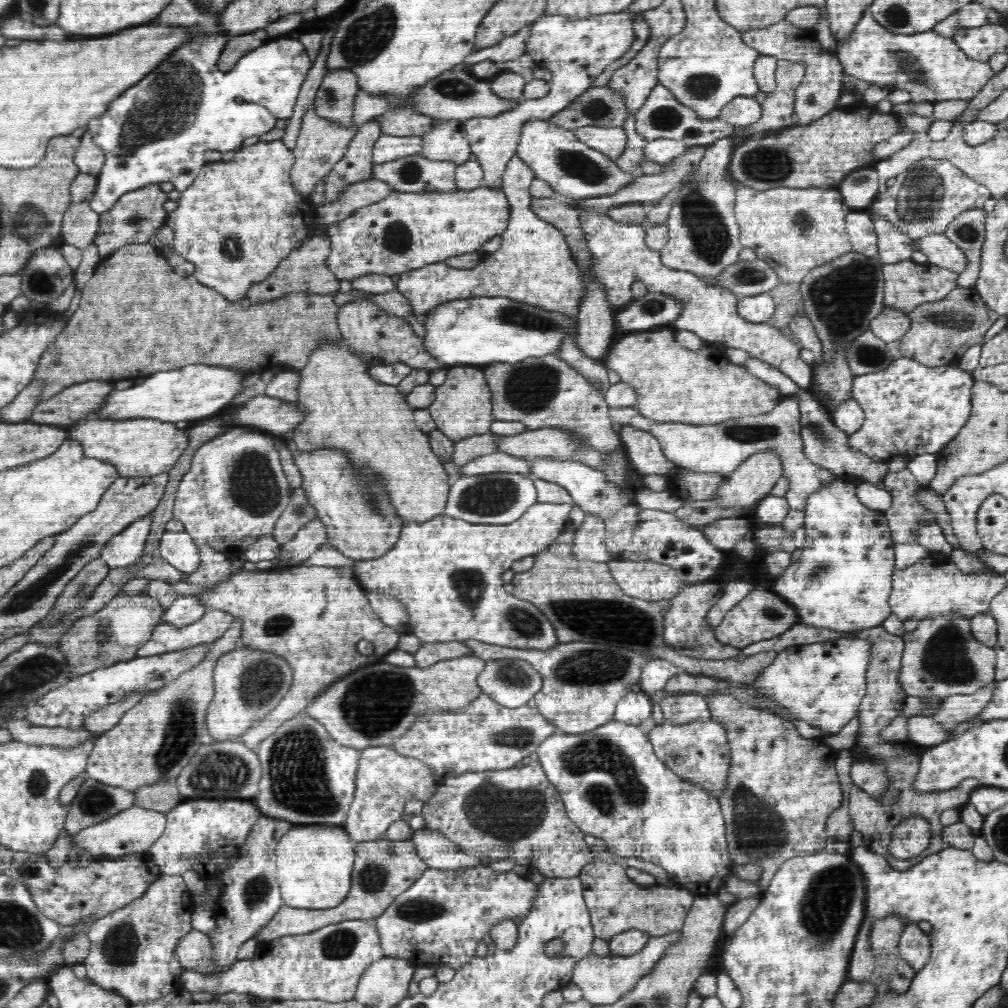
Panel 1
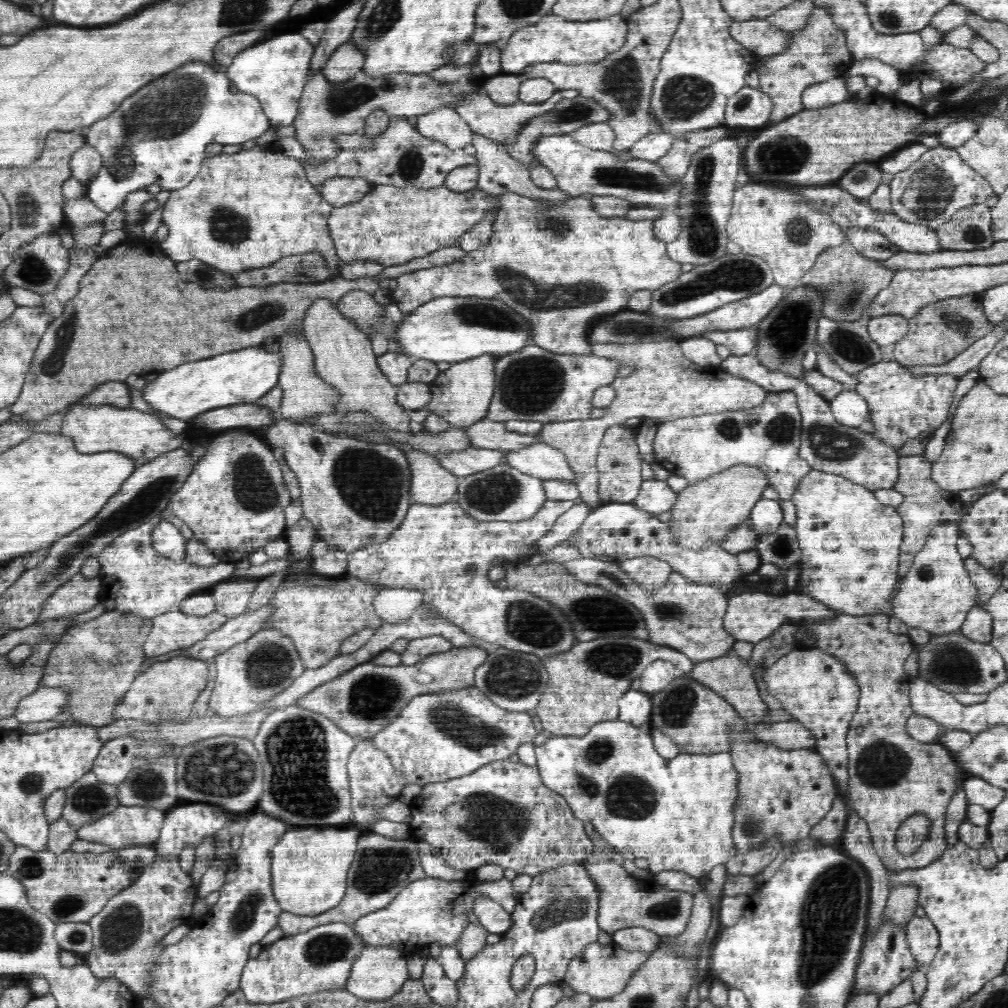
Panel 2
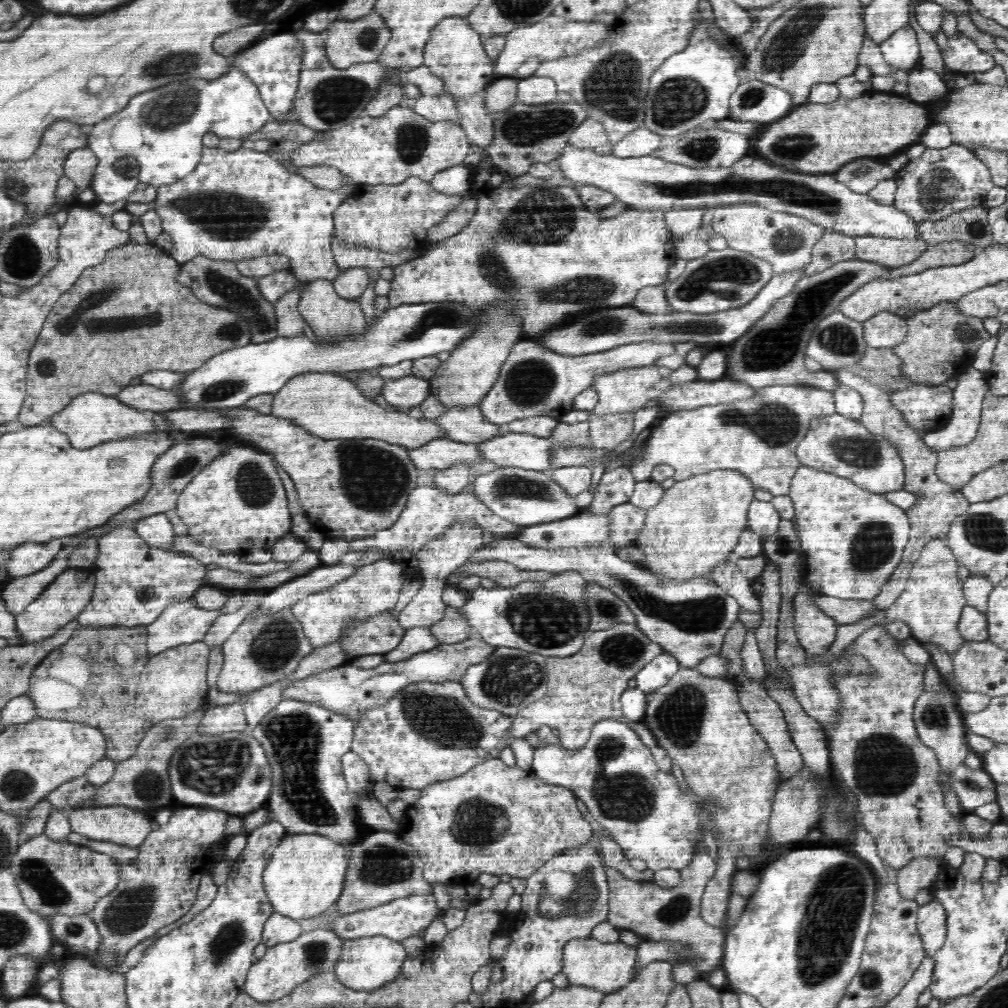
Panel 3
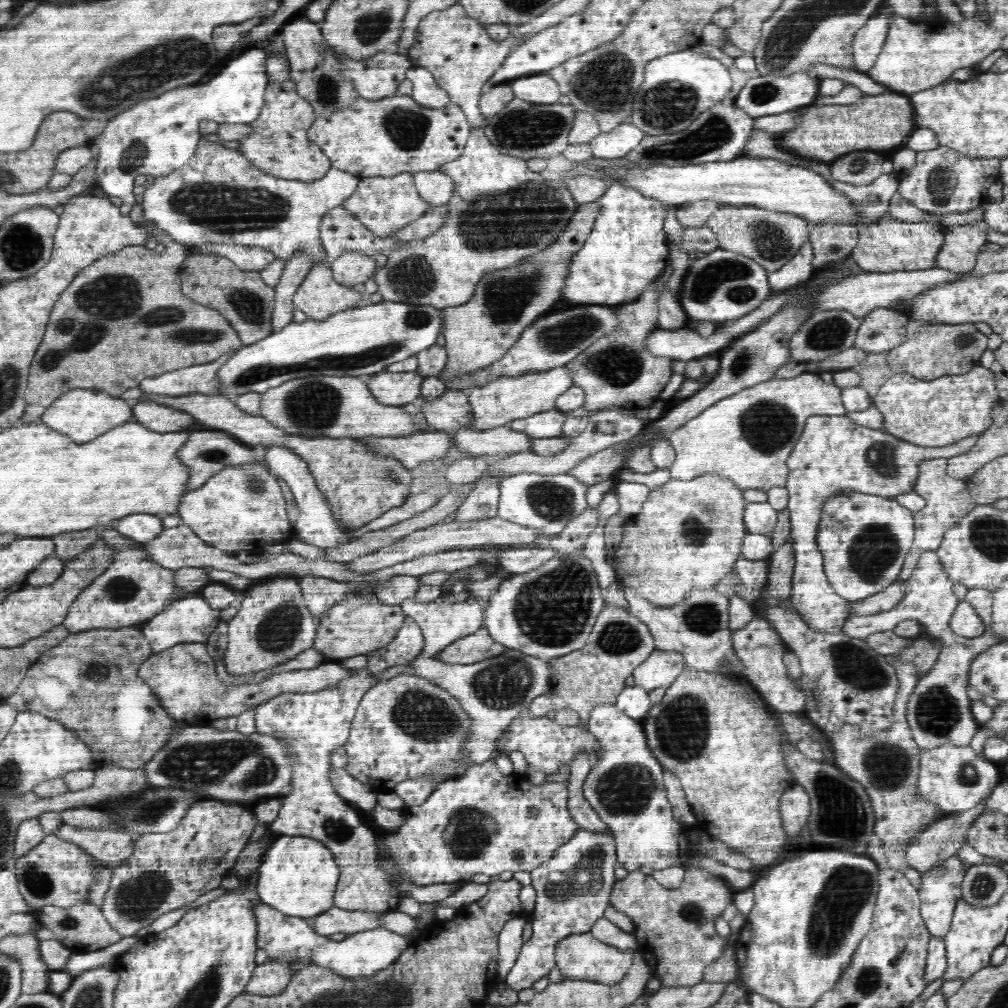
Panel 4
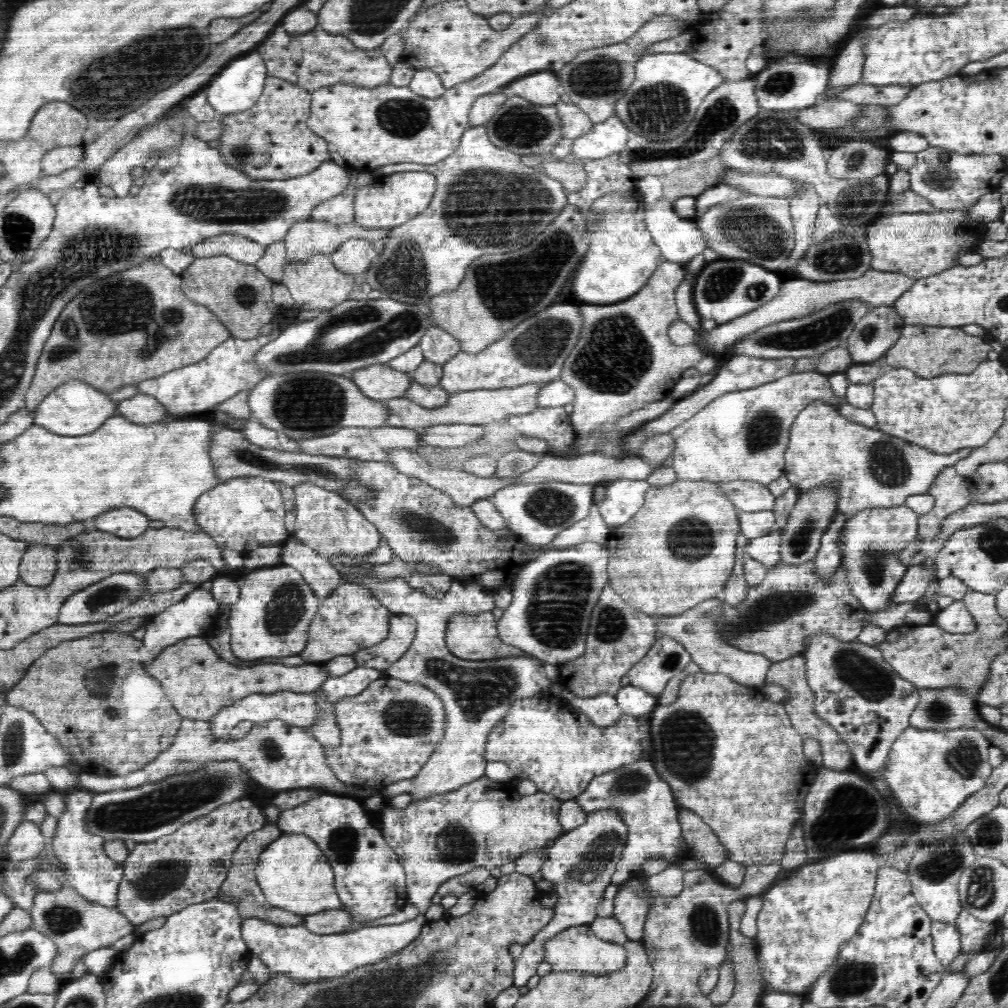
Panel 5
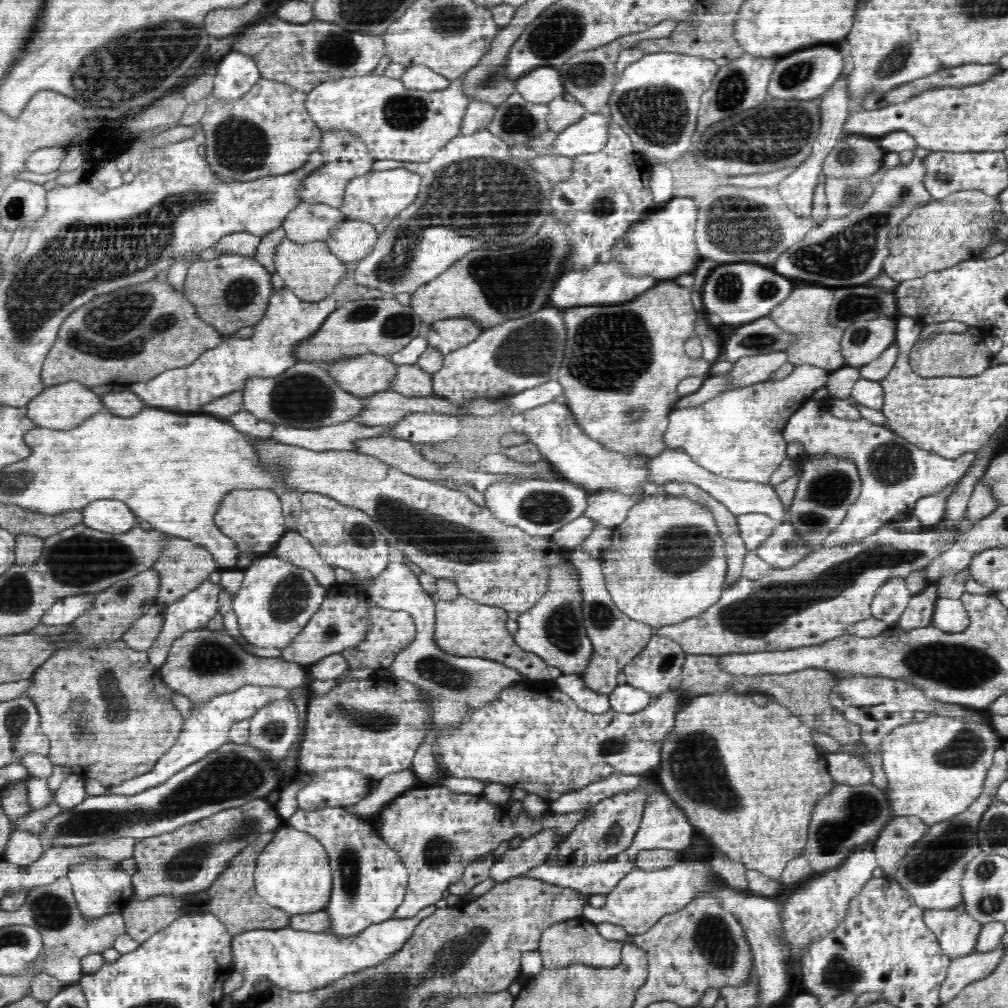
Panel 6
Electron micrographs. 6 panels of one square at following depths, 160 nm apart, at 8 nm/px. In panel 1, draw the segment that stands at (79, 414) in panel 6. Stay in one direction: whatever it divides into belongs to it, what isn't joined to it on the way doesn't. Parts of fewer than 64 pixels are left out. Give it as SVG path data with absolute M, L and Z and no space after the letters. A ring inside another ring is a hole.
M100 418L83 420L66 427L66 438L80 442L84 456L88 458L108 459L114 463L118 476L136 478L137 475L156 475L161 471L172 470L176 460L184 454L188 446L188 432L179 430L174 423L161 422L152 418L112 420Z

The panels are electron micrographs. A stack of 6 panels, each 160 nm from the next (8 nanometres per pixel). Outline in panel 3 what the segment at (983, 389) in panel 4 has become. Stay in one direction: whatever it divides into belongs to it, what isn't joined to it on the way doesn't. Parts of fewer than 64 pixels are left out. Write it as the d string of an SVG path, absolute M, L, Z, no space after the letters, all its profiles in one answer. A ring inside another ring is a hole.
M916 384L912 388L902 388L894 390L889 396L893 408L896 408L902 421L912 430L926 431L927 433L936 432L944 429L955 414L954 399L955 391L951 391L947 384L940 386L927 386L927 384Z

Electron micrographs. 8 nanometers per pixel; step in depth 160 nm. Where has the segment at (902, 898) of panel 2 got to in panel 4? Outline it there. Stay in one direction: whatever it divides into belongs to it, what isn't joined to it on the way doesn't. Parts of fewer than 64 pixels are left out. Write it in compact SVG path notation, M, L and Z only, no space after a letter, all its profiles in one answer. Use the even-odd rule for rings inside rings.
M983 801L970 810L948 813L942 820L930 824L907 847L908 867L922 875L932 866L940 866L944 860L956 855L967 844L967 832L971 822L984 811Z

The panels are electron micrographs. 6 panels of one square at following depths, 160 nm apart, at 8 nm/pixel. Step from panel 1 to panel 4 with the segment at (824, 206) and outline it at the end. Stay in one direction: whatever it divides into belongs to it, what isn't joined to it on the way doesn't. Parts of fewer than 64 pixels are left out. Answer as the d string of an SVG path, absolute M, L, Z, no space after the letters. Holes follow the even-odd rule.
M719 206L708 218L706 225L716 233L720 249L740 253L762 265L766 272L774 273L790 262L802 248L802 243L810 239L809 221L788 212L772 212L763 207Z

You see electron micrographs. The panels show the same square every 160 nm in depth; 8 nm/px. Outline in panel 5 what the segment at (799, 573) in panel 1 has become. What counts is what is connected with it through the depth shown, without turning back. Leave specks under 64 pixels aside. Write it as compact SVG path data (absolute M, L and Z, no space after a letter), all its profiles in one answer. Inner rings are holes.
M908 505L867 508L852 518L844 530L844 546L839 554L841 563L848 571L848 581L854 595L866 611L879 612L894 608L894 592L909 569L897 560L895 554L917 538L919 514Z

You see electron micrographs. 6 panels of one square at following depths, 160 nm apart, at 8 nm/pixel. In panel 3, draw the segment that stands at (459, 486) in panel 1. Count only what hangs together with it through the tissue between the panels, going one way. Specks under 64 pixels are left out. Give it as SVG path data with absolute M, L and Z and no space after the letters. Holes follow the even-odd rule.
M499 467L487 474L475 476L471 482L472 495L485 504L496 516L517 525L538 525L564 521L574 517L582 508L575 503L575 496L552 478L551 471L538 472L518 467Z

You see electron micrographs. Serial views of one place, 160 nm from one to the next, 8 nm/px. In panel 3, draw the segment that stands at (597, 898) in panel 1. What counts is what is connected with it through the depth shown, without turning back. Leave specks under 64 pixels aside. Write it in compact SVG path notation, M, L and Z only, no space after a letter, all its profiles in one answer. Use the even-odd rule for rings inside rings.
M704 842L697 844L697 853L689 866L681 871L681 882L674 888L664 888L653 881L633 881L625 878L616 868L607 868L607 883L609 884L609 912L607 921L617 928L632 931L643 941L676 941L684 949L682 963L692 965L698 972L698 979L707 979L714 970L720 968L726 944L726 934L719 927L710 926L701 914L701 902L706 892L707 882L712 879L717 870L717 863L710 858Z

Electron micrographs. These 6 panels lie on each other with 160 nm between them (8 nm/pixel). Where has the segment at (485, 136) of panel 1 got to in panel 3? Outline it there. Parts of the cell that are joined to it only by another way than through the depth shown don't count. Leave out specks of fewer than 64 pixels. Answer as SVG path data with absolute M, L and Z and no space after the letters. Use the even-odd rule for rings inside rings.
M553 16L544 18L544 21L536 22L536 24L516 27L505 36L504 48L500 51L498 60L495 61L495 72L499 77L512 77L517 67L532 55L540 55L542 60L552 61L577 53L584 47L593 47L608 38L610 28L610 24L603 26L589 21L564 21Z

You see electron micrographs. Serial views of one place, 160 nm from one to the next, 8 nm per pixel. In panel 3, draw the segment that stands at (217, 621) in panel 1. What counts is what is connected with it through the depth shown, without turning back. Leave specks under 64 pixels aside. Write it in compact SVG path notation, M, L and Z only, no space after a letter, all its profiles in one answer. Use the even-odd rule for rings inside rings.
M194 598L184 600L184 602L176 602L176 604L168 606L154 622L147 625L148 654L156 656L165 650L176 648L176 646L202 641L212 624L214 624L214 620L220 614L221 609L204 610L197 605Z

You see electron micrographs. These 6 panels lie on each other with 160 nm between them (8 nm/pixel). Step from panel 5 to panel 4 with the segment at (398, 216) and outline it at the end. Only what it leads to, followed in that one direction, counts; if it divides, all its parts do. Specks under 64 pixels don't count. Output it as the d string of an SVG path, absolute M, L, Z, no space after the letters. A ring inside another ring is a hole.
M442 171L414 172L411 184L420 200L424 200L425 204L432 208L442 206L452 195L452 180Z

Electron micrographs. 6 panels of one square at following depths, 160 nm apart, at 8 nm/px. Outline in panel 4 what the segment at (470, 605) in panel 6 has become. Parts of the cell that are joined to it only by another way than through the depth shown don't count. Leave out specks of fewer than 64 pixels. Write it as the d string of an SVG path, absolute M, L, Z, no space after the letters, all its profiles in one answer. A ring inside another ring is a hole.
M483 623L477 632L456 639L440 652L438 657L443 662L472 663L483 661L485 658L498 657L508 650L507 646L496 642L490 636L487 626Z

